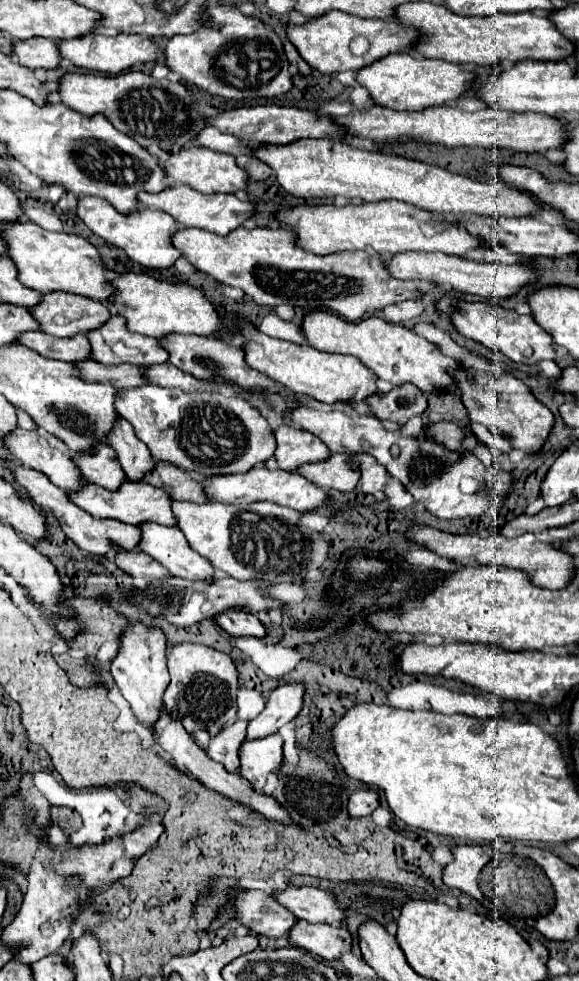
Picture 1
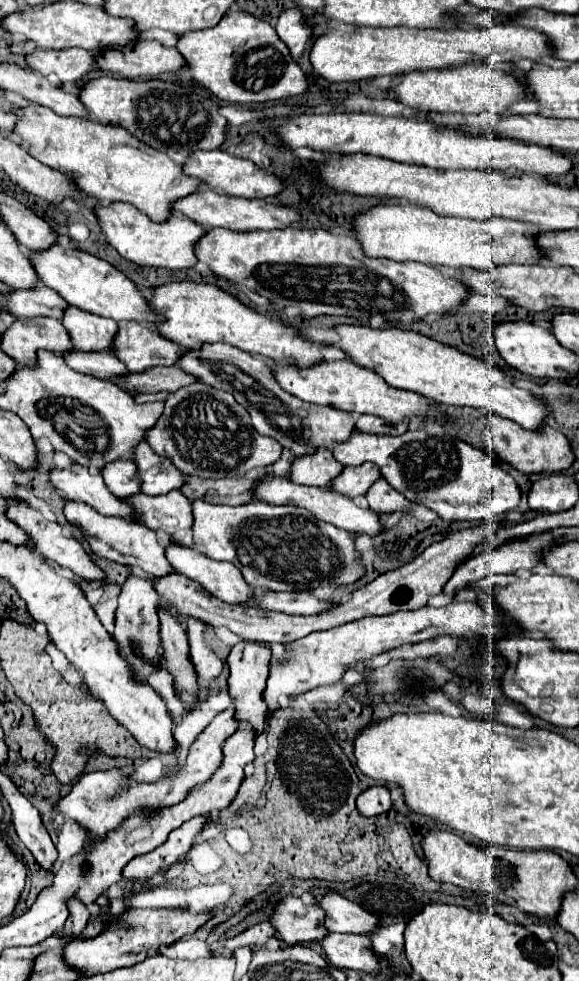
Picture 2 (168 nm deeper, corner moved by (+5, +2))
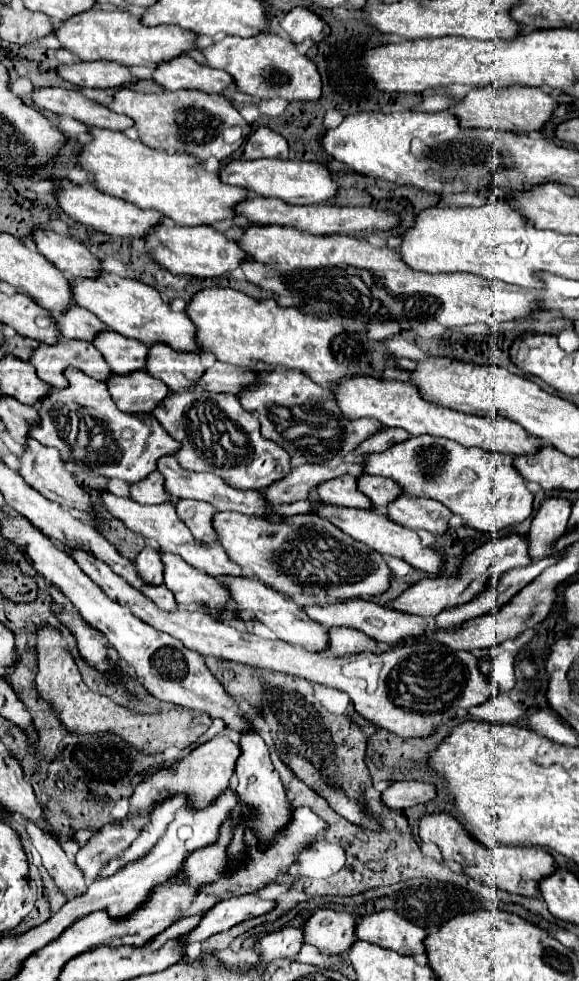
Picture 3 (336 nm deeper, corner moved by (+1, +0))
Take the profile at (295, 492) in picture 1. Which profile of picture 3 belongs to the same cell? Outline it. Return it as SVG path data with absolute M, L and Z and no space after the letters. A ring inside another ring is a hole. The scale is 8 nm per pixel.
M319 502L315 506L315 512L321 518L327 518L337 528L341 528L343 532L347 532L351 538L355 538L359 542L365 542L375 552L403 558L411 566L415 566L419 570L425 570L429 574L437 574L441 570L441 564L443 564L441 556L435 550L431 550L427 546L421 546L421 540L419 540L419 536L417 536L415 530L407 530L407 528L391 522L385 514L379 514L377 510L371 510L371 508L369 510L363 510L363 508L345 508L345 506L335 506L335 504Z

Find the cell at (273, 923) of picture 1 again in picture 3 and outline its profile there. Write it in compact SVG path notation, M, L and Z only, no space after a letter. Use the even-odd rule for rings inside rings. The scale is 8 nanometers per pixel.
M331 908L315 910L303 924L303 940L327 954L343 954L353 944L355 916Z

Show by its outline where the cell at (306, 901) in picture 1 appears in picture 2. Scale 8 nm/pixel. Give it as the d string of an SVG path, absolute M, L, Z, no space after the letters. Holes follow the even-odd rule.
M325 894L319 898L319 906L327 912L325 926L329 932L373 934L379 930L379 918L375 914L339 894Z

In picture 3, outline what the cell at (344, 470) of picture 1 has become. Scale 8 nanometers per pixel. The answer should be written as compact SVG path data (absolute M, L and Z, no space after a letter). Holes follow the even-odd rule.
M363 474L357 480L357 488L361 494L367 494L367 498L371 498L373 508L377 508L379 512L385 512L385 506L397 496L401 496L399 486L391 478L385 478L385 476Z

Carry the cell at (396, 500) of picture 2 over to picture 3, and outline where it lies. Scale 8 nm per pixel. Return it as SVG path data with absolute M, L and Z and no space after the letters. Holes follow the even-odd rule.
M401 494L387 506L387 518L397 524L405 524L413 530L427 530L431 534L443 534L449 524L451 512L431 498L409 498Z

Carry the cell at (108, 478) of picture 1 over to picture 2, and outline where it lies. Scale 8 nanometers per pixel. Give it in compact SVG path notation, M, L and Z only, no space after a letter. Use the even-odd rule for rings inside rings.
M117 460L101 470L107 488L117 498L131 498L141 494L141 480L137 478L137 466L129 460Z

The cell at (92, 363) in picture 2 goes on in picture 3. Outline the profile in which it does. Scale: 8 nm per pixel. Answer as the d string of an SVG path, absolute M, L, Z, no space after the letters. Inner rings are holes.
M143 370L129 374L111 374L105 380L115 404L123 412L151 412L155 402L169 394L169 388Z

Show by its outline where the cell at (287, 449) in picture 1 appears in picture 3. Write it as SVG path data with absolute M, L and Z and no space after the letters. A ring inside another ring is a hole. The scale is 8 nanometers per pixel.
M343 474L339 478L331 478L321 482L315 488L319 500L327 504L337 506L349 506L349 508L371 508L369 500L357 490L357 480L351 474Z

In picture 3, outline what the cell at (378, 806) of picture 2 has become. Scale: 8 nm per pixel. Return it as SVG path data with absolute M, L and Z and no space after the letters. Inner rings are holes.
M393 782L385 792L381 792L381 800L391 810L405 810L417 804L425 804L435 796L435 788L425 782Z

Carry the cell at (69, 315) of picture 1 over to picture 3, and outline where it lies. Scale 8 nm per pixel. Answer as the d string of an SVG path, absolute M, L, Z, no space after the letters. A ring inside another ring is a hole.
M101 330L93 338L93 346L103 354L115 374L135 372L145 368L147 346L139 340L121 336L113 330Z

